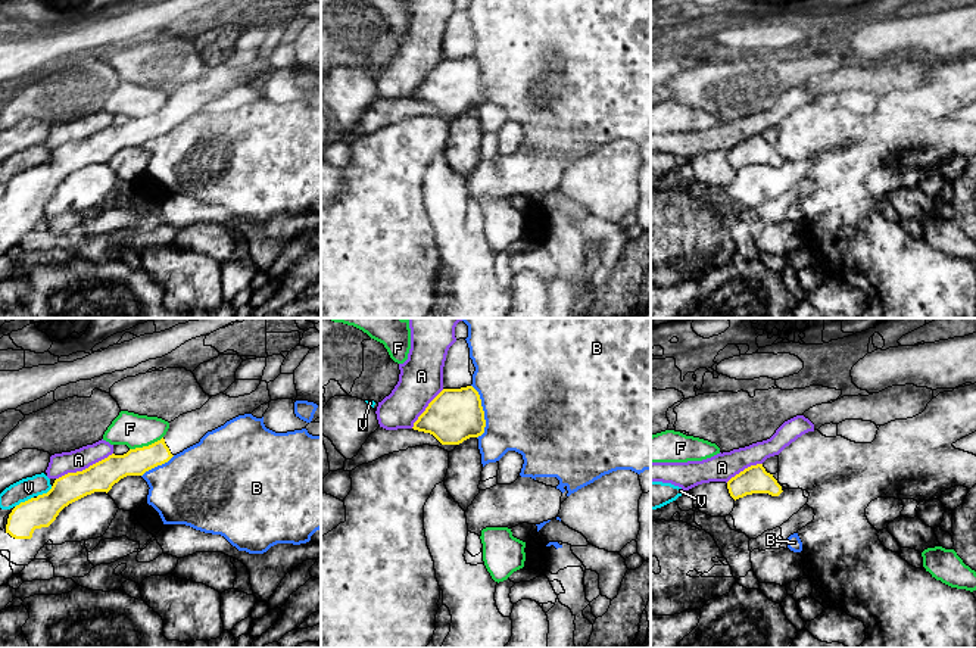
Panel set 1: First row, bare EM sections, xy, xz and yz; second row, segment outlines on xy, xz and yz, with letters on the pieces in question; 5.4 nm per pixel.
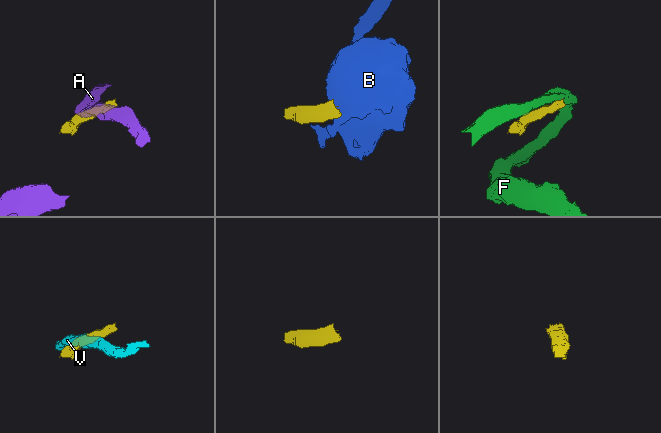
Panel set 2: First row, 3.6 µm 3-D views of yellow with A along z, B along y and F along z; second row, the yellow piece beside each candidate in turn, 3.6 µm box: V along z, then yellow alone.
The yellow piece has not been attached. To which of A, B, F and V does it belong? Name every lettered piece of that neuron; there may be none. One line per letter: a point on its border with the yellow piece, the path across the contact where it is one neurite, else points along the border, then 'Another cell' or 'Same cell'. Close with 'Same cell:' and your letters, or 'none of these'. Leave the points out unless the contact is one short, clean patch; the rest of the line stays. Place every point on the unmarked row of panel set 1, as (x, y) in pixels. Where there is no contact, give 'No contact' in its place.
A: Touches yellow at xy (86, 139). Boundary: xy (112, 122), (81, 140), (68, 142), (56, 149). Another cell
B: Touches yellow at xz (483, 81). Boundary: xz (471, 55), (479, 65), (485, 90), (485, 100), (477, 108). Another cell
F: Touches yellow at xy (146, 117). Boundary: xy (162, 106), (147, 115), (130, 120). Another cell
V: Touches yellow at xy (25, 171). Boundary: xy (33, 167), (15, 177). Another cell
Same cell: none of these

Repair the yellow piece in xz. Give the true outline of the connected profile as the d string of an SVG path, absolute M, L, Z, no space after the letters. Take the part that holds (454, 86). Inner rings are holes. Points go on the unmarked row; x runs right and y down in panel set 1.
M473 56L443 59L414 93L414 100L433 105L442 115L459 115L484 103L486 90Z

